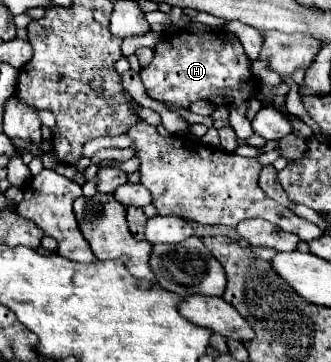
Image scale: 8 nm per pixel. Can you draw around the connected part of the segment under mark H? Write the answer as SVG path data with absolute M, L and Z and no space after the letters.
M188 30L166 34L154 48L154 60L140 72L146 94L166 106L190 108L196 100L208 100L216 106L230 106L236 98L248 100L258 88L240 40L234 34L214 30L204 36Z

